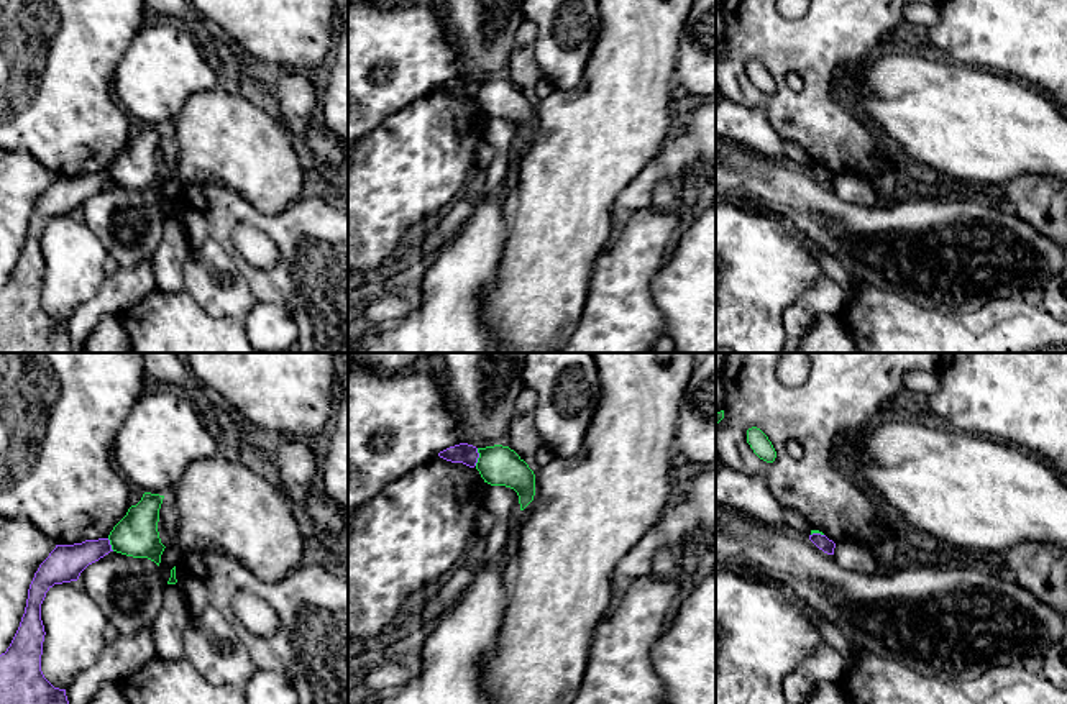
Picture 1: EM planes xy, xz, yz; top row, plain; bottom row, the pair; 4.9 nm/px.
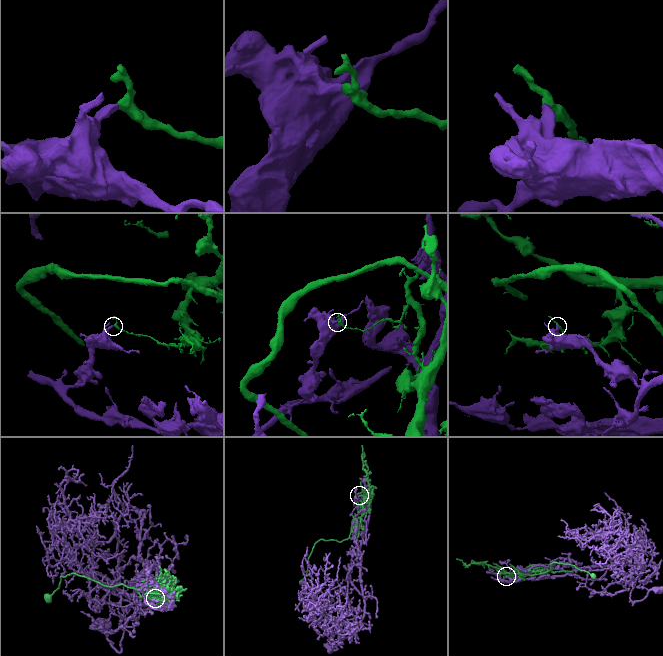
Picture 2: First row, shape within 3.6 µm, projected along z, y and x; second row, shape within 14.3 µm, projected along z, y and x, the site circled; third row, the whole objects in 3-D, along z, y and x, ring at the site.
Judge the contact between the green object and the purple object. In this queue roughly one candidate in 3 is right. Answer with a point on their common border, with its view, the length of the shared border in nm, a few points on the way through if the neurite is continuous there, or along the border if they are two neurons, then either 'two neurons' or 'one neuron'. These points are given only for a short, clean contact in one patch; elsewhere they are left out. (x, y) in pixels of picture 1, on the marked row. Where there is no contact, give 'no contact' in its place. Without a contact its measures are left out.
xz (480, 457) | 90 nm | along xz (478, 448), (478, 461), (475, 465) | two neurons

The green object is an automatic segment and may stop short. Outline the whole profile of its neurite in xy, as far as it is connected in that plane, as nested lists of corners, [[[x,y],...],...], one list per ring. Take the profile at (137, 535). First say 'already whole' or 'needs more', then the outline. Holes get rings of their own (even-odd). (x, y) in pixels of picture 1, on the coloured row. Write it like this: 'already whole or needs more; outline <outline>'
already whole; outline [[[144,492],[141,501],[128,509],[108,535],[113,551],[133,558],[148,558],[159,566],[166,548],[158,532],[163,499],[164,496]]]

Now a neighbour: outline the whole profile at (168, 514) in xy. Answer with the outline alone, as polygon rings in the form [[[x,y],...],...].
[[[166,496],[163,499],[161,509],[159,509],[159,522],[164,525],[171,545],[174,546],[177,543],[177,528],[179,528],[179,519],[177,519],[177,509],[172,501],[172,497]]]

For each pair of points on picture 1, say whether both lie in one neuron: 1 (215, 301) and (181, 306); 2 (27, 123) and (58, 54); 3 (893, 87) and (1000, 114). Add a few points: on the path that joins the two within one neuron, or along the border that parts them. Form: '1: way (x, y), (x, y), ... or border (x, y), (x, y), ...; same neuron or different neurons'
1: border (181, 289), (209, 314), (232, 317); different neurons
2: way (35, 107), (50, 71); same neuron
3: way (920, 104), (939, 114), (974, 114); same neuron

